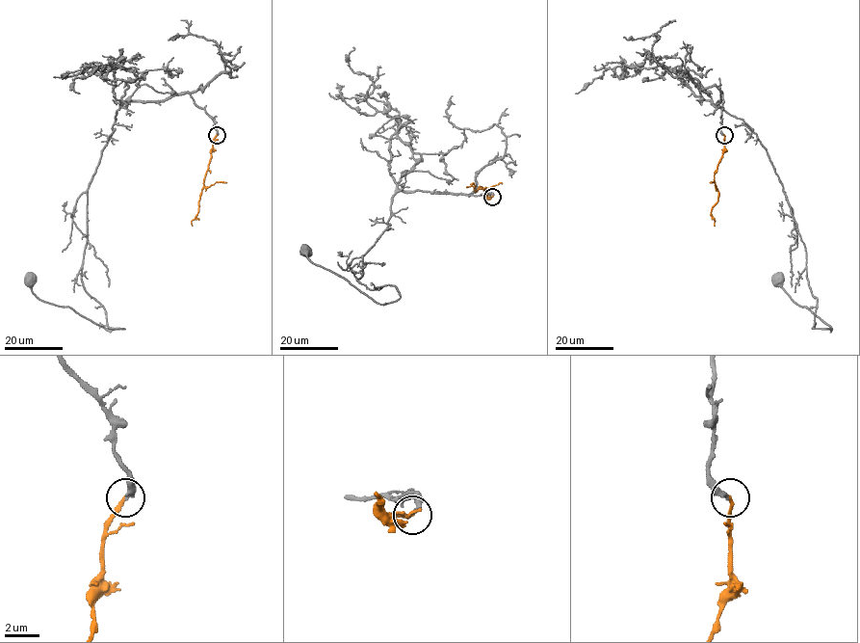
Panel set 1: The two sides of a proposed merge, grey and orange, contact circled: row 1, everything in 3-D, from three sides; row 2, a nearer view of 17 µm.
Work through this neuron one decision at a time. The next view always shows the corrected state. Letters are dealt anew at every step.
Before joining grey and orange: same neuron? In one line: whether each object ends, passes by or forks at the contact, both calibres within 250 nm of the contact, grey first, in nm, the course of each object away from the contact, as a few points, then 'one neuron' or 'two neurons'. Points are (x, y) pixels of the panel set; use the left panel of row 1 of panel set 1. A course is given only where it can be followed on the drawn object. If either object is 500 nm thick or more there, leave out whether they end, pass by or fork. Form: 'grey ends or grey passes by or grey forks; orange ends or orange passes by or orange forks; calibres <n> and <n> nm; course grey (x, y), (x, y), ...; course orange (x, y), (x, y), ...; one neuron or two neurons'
grey ends; orange ends; calibres 300 and 190 nm; course grey (216, 135), (188, 93), (117, 110), (88, 186), (81, 277), (106, 324), (124, 328), (39, 300), (27, 281); course orange (216, 135), (197, 215), (191, 222), (193, 226); one neuron

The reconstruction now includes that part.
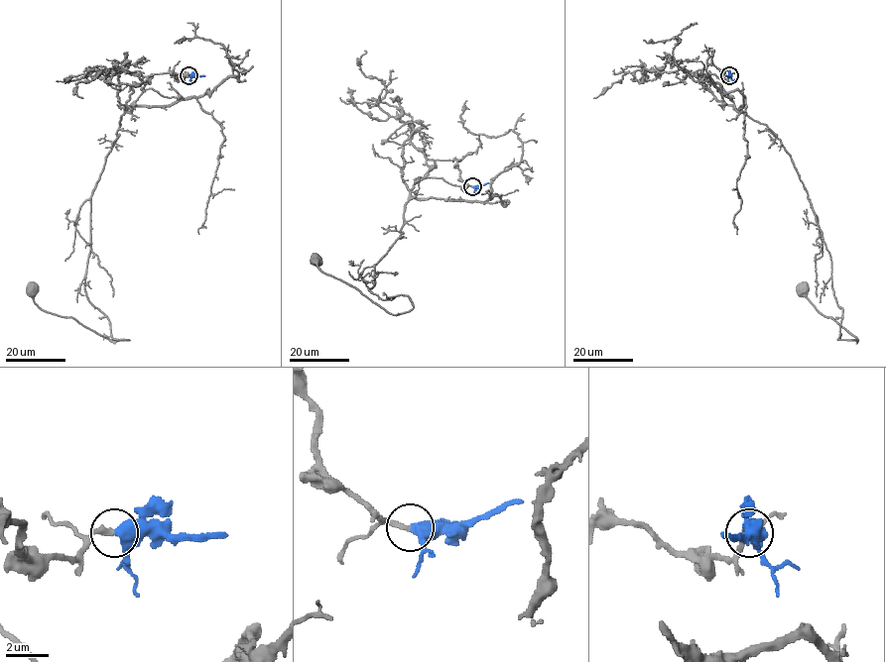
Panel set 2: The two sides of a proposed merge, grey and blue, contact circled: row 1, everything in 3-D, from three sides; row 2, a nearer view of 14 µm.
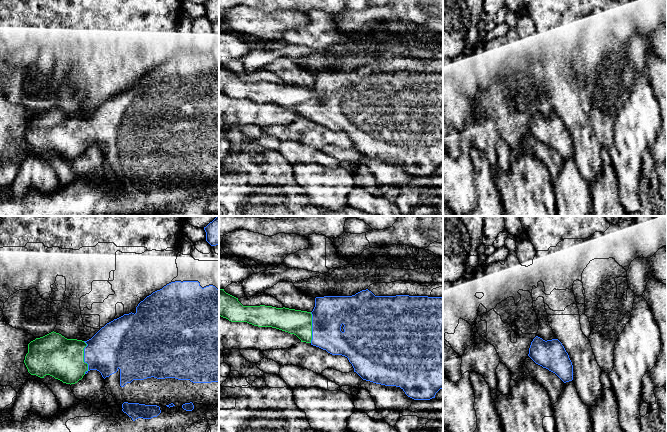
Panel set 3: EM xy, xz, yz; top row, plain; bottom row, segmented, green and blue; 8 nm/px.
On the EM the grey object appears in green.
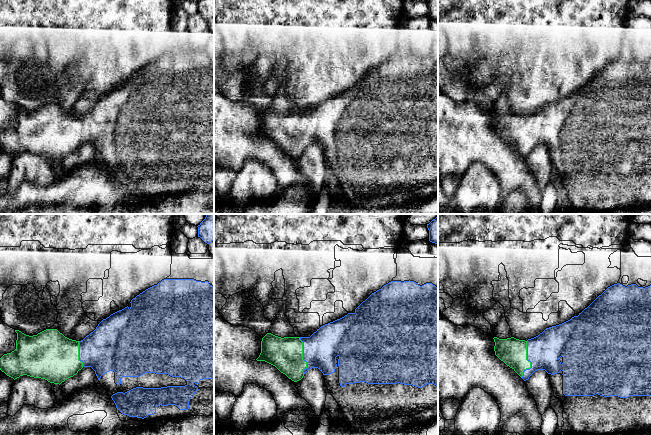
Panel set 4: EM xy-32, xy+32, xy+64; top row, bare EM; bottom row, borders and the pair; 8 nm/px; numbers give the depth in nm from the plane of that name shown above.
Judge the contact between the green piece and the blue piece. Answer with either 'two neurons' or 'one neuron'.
one neuron

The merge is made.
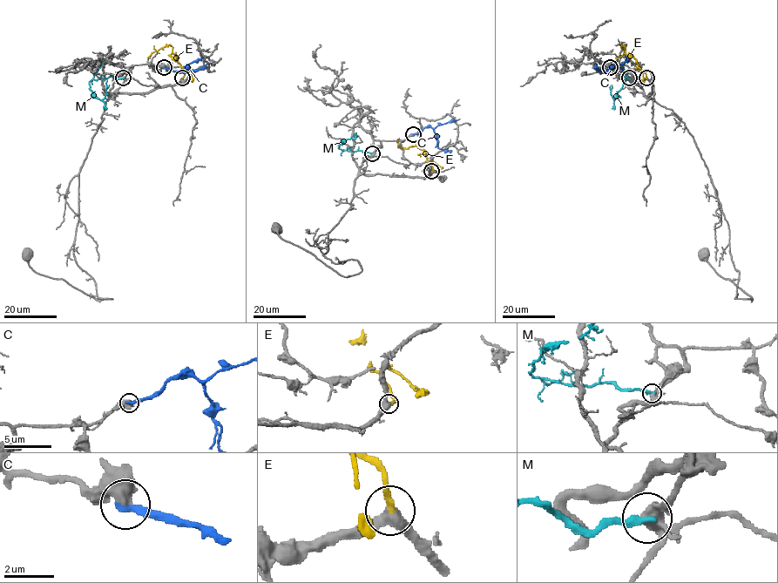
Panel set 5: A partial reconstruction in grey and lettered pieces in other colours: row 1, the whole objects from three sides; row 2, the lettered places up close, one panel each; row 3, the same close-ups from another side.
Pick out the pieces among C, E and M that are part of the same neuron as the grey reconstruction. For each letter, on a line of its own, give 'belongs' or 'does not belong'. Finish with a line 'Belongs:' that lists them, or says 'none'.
C: does not belong
E: belongs
M: does not belong
Belongs: E

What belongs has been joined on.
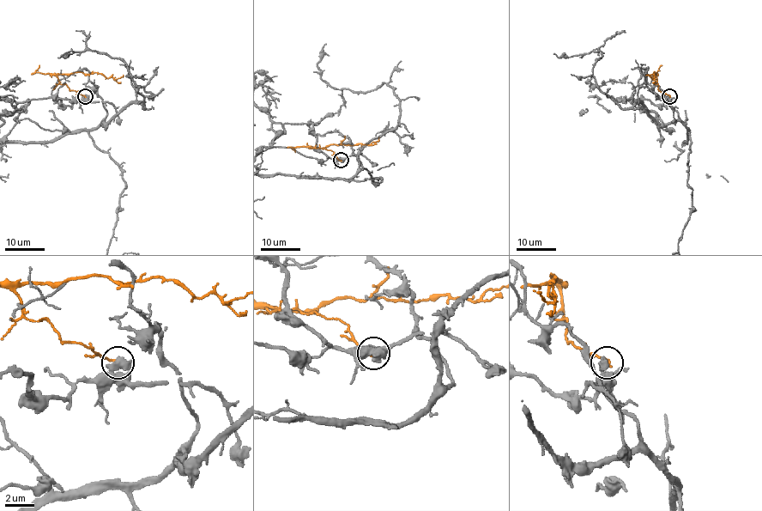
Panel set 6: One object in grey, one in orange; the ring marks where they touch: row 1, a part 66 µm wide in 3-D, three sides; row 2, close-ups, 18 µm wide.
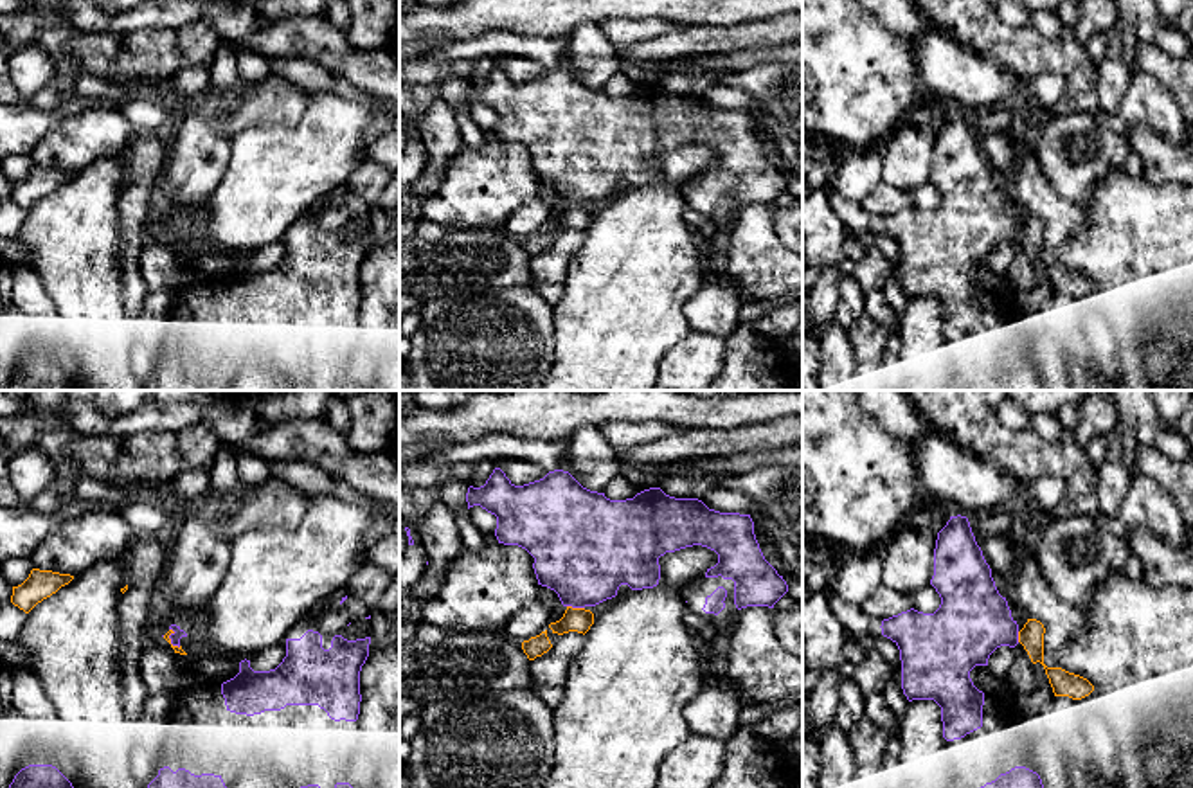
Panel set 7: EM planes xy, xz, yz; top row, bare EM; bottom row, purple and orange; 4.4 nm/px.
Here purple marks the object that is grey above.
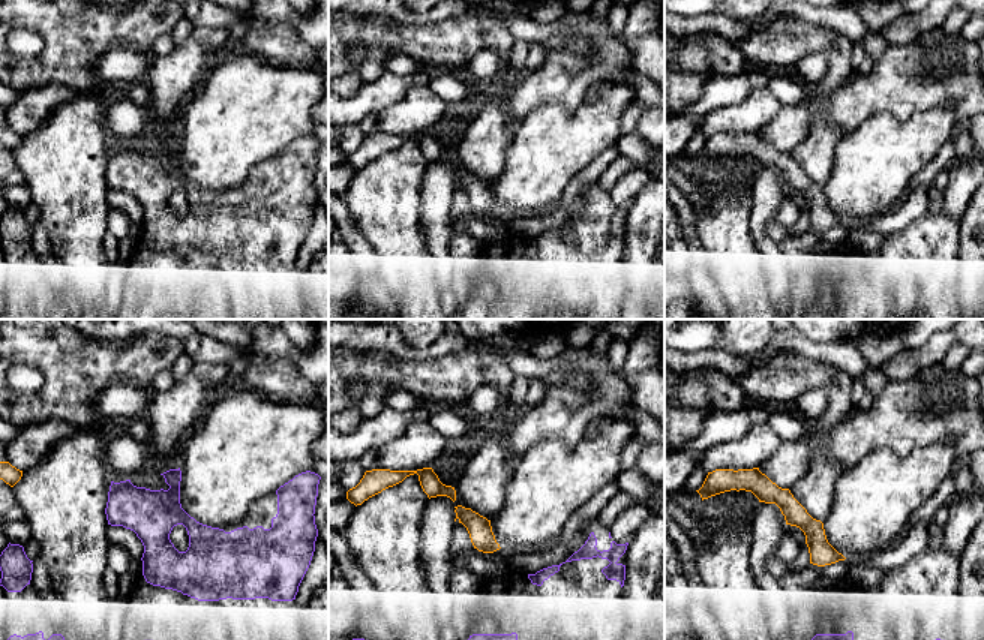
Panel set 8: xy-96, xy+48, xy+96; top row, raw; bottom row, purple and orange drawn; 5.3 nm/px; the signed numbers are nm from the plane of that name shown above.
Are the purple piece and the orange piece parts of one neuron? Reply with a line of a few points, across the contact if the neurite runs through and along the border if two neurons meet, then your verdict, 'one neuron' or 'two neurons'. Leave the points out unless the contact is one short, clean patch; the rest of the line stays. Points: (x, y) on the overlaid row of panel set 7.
line xz (567, 605), (583, 608); two neurons

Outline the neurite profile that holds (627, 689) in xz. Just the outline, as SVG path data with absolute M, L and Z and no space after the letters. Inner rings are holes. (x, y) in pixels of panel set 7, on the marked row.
M702 545L666 552L659 558L657 587L632 590L617 597L606 612L594 615L581 651L569 664L565 696L552 709L556 748L543 788L657 788L657 770L664 756L693 734L684 711L707 685L704 644L684 622L687 603L682 590L705 578L705 572L716 563L718 554Z

